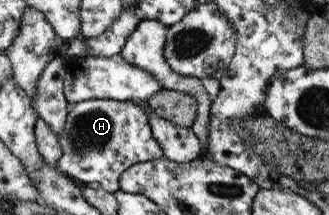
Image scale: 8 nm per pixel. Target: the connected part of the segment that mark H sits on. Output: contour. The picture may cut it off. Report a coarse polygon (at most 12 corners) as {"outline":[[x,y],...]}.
{"outline":[[71,106],[56,167],[116,195],[132,165],[162,159],[146,107]]}

